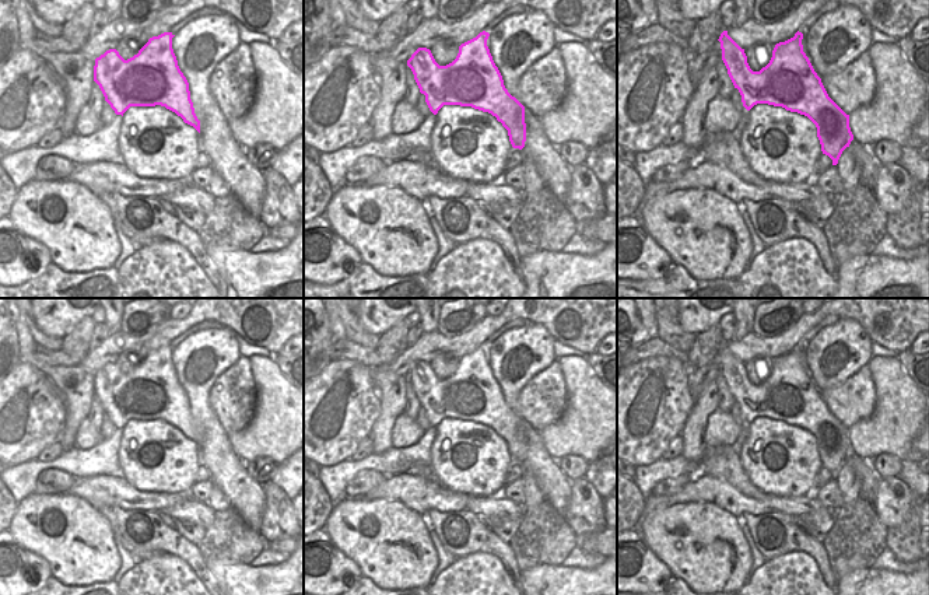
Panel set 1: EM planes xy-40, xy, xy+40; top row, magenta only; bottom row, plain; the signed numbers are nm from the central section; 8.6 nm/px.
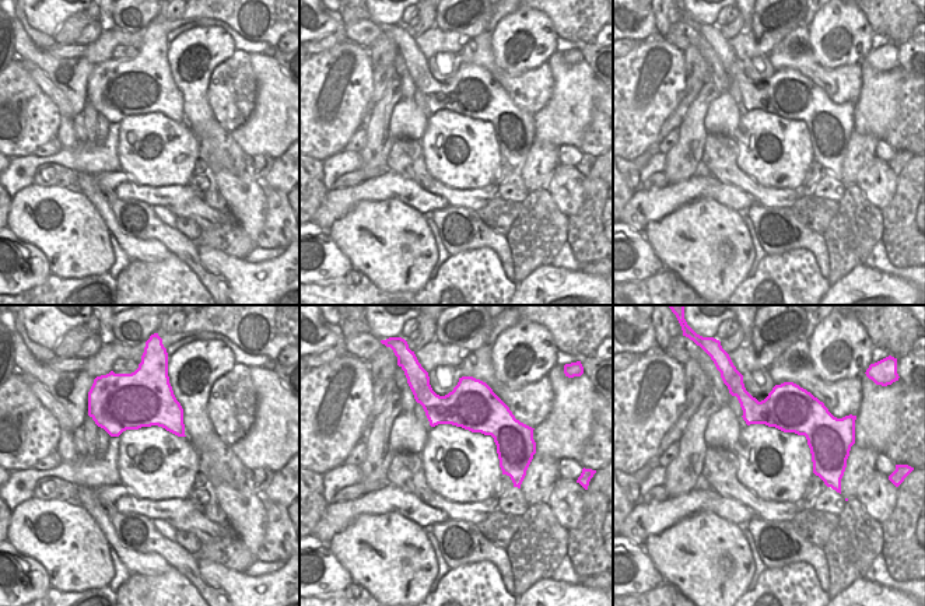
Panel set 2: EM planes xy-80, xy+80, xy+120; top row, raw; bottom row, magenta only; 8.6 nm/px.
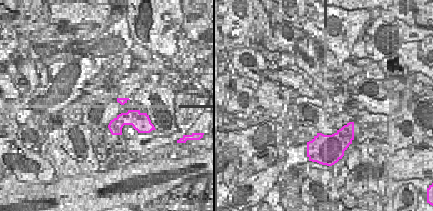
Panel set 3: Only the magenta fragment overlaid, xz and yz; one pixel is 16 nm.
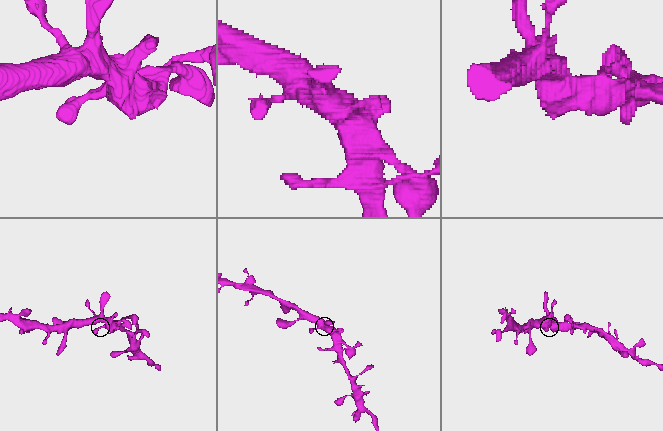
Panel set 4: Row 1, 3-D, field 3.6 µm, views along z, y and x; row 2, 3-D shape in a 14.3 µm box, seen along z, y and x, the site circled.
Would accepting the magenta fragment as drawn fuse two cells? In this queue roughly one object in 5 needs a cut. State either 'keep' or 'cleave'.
keep

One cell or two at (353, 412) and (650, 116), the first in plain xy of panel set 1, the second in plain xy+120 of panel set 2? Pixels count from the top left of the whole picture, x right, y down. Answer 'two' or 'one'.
one

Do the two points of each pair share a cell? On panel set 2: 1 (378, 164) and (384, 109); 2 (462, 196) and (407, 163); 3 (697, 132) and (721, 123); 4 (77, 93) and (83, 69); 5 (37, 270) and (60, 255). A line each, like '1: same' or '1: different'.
1: same
2: same
3: different
4: same
5: different

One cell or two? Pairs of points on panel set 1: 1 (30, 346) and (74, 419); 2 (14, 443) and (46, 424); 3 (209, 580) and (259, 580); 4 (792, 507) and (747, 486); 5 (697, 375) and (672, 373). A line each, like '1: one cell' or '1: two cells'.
1: one cell
2: one cell
3: two cells
4: one cell
5: two cells

